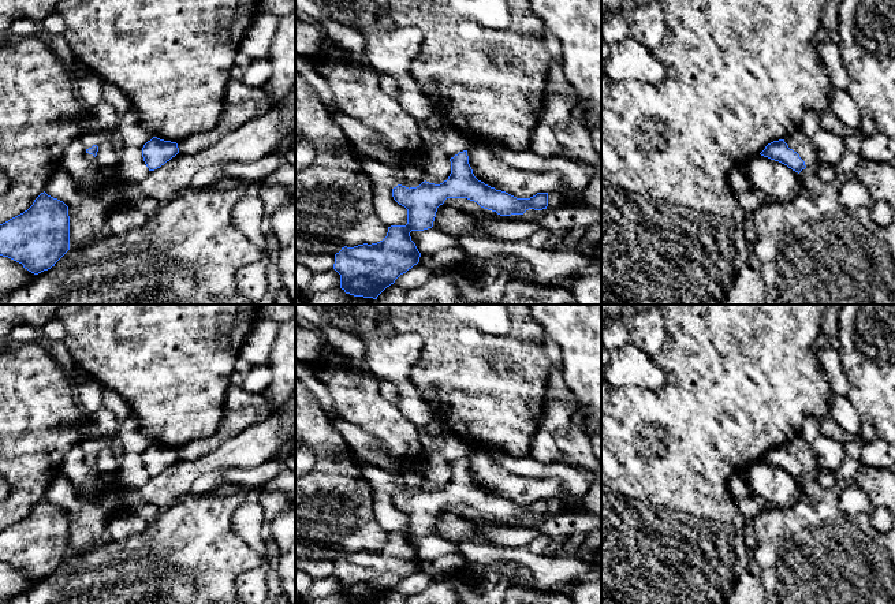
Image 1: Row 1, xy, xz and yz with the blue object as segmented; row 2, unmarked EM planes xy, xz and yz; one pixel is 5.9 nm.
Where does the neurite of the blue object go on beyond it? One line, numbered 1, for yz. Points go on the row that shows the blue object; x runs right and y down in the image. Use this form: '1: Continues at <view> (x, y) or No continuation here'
1: No continuation here

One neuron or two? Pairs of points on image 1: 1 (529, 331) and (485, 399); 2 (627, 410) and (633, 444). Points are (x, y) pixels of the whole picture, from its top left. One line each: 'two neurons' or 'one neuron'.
1: one neuron
2: one neuron

